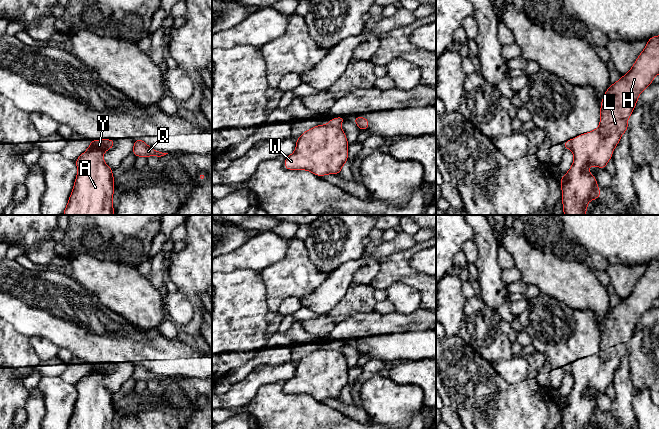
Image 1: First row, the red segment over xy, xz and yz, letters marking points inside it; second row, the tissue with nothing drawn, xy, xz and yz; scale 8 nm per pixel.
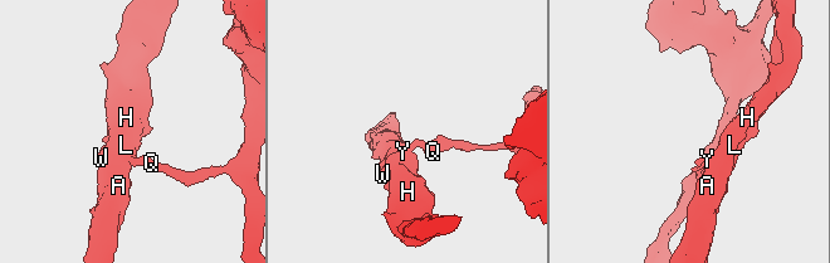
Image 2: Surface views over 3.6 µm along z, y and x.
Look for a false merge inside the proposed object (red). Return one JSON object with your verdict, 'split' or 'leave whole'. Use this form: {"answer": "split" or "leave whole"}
{"answer": "split"}

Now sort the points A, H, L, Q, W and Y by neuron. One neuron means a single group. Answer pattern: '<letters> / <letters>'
A H L W Y / Q

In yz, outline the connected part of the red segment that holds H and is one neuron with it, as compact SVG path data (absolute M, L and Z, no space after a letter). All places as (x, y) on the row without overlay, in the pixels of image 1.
M659 259L647 264L645 273L631 294L605 316L601 325L597 353L571 363L574 386L560 402L563 429L586 429L601 420L596 401L587 393L595 389L605 393L622 358L628 355L627 344L634 335L641 316L659 298Z

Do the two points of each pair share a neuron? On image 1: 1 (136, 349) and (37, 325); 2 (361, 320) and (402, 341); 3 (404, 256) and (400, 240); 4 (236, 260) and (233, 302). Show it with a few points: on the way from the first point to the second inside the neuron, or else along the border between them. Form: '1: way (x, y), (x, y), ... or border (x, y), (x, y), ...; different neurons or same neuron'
1: way (111, 339), (85, 335), (73, 325), (62, 325); same neuron
2: way (371, 327), (380, 331), (392, 331); same neuron
3: border (416, 242), (405, 249), (393, 252), (382, 260); different neurons
4: border (257, 271), (233, 269), (222, 273); different neurons

